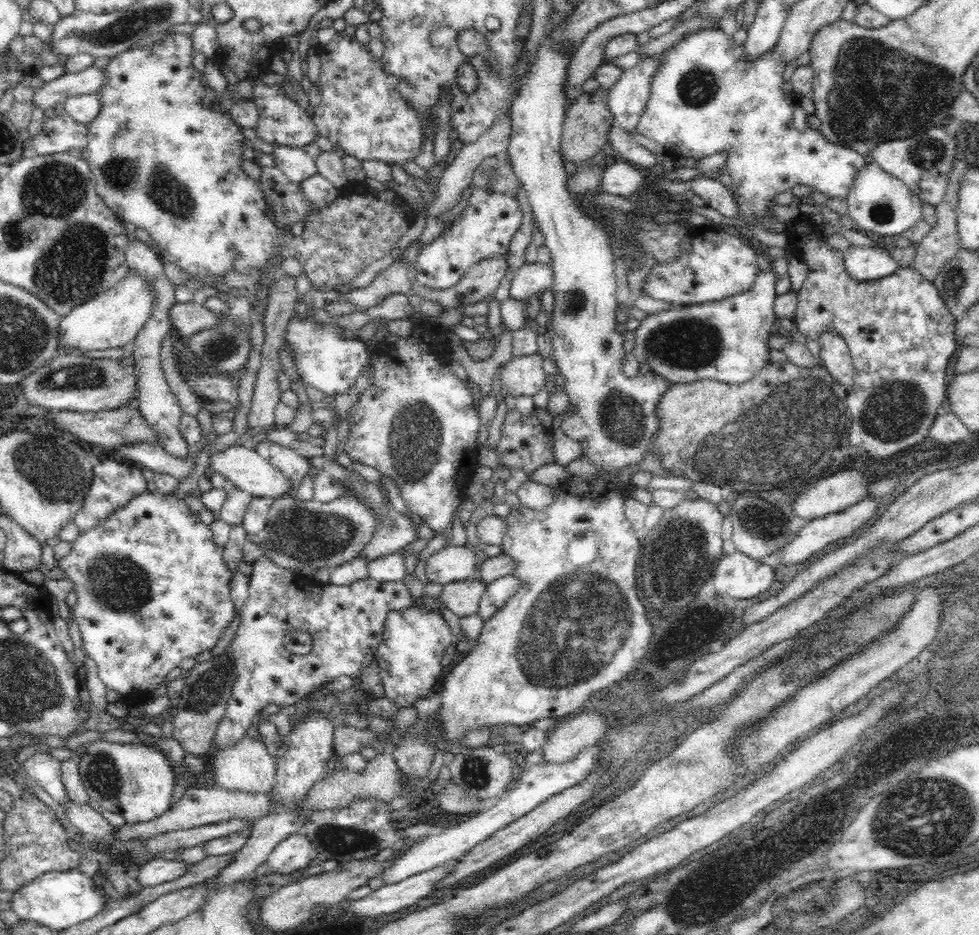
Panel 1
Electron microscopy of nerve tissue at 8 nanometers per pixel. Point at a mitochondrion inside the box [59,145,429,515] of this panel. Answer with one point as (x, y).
(159, 185)

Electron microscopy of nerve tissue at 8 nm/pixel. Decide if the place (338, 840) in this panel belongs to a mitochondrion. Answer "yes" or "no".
yes

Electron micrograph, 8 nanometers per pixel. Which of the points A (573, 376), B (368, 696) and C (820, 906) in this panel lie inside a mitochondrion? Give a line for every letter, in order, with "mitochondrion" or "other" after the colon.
A: other
B: other
C: mitochondrion

